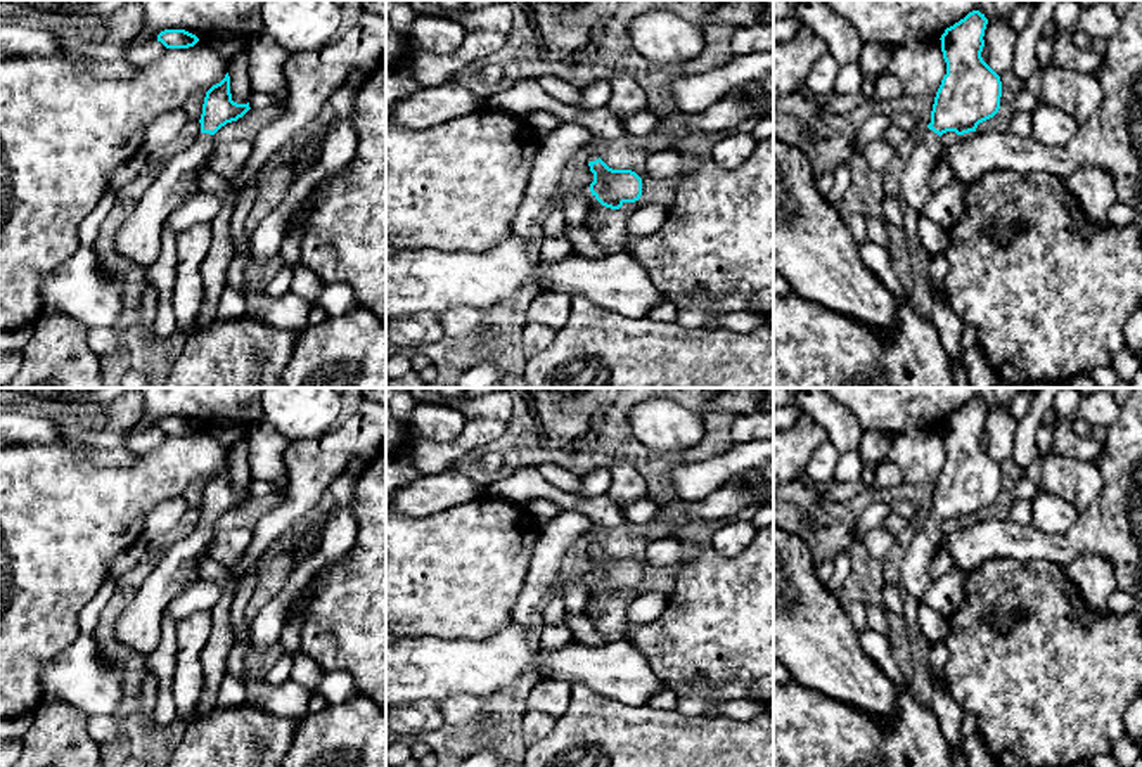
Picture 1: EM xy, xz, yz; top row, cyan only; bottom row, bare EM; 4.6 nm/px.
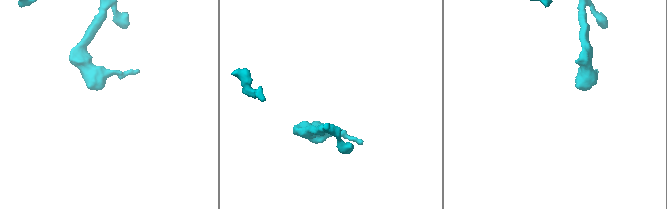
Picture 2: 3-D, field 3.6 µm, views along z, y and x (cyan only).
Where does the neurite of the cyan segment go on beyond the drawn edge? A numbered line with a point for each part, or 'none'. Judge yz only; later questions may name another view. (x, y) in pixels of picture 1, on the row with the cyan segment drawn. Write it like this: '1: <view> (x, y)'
1: yz (919, 167)

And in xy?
1: xy (177, 182)

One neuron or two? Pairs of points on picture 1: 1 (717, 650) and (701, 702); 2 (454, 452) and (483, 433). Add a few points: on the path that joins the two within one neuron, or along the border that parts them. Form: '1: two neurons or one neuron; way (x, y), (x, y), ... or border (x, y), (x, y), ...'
1: two neurons; border (677, 691), (703, 679), (717, 695), (744, 698)
2: one neuron; way (461, 445), (476, 433)

